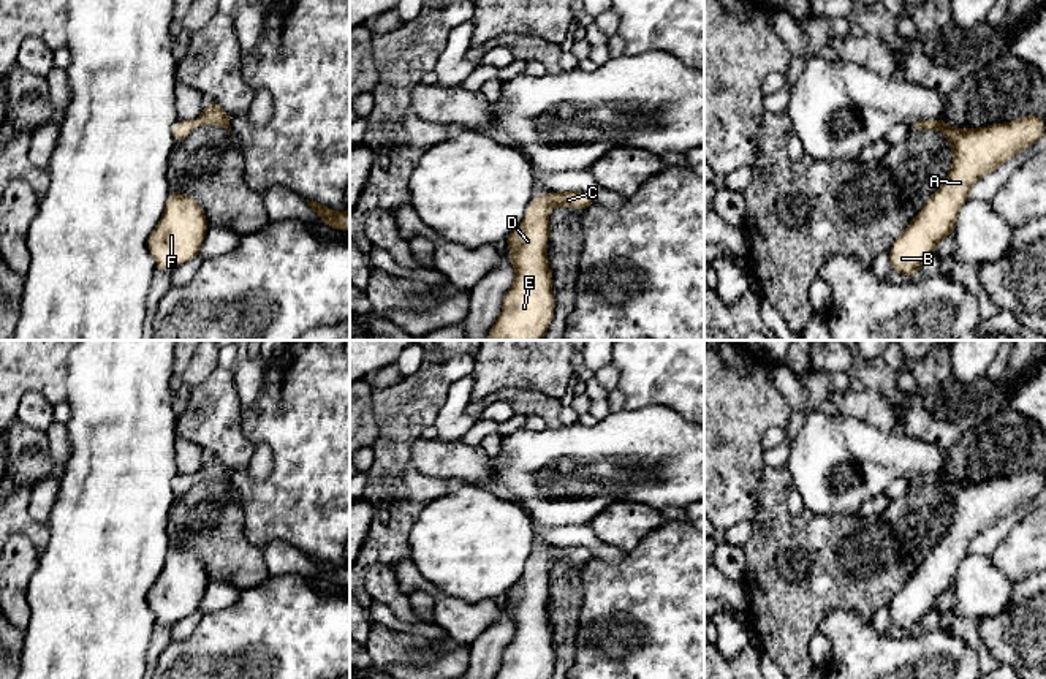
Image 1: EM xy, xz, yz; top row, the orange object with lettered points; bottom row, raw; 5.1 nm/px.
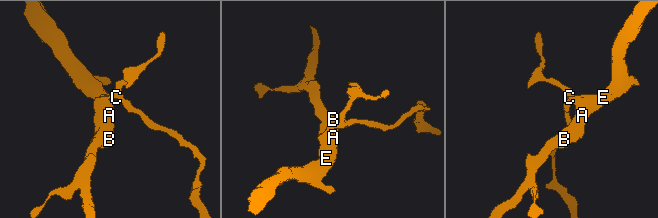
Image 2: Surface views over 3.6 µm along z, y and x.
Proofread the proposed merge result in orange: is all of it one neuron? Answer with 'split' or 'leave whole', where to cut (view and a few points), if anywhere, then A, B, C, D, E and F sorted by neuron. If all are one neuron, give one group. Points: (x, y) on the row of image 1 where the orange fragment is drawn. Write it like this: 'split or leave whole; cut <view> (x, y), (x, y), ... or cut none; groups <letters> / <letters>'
leave whole; cut none; groups A B C D E F

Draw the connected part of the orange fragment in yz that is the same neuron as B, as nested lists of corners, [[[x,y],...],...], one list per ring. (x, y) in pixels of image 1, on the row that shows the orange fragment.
[[[1024,116],[1011,122],[994,123],[981,128],[949,127],[943,120],[921,120],[911,128],[938,130],[945,135],[953,150],[949,174],[940,188],[924,203],[918,215],[908,223],[904,233],[889,247],[889,261],[896,274],[913,279],[919,266],[934,256],[935,247],[948,236],[954,234],[957,215],[970,199],[970,188],[980,179],[1000,168],[1005,161],[1025,150],[1046,133],[1046,122],[1040,116]]]

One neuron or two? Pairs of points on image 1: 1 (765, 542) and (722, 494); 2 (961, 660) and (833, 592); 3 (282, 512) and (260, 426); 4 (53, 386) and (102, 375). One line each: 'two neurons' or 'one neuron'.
1: two neurons
2: two neurons
3: one neuron
4: two neurons

